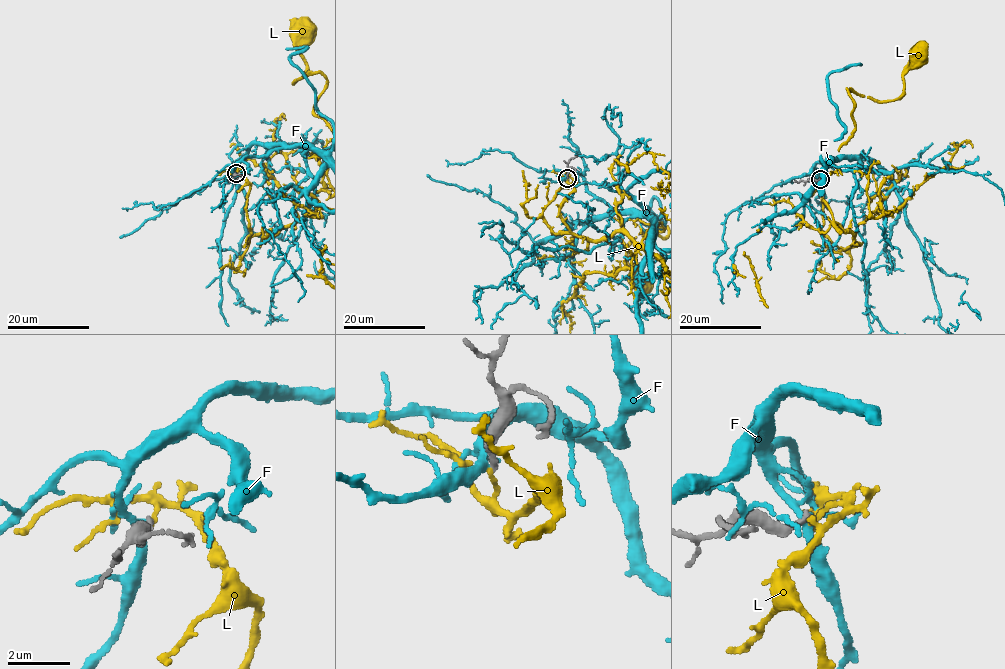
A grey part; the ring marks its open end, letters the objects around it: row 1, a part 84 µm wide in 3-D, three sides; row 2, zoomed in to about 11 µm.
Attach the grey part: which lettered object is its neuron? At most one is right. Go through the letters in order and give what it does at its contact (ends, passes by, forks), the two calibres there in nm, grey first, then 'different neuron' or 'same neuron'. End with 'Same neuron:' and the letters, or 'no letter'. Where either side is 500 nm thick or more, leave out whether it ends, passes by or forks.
F: it forks there; 240 nm thick on the grey side, 220 nm on the other; different neuron
L: it ends there; 200 nm thick on the grey side, 130 nm on the other; different neuron
Same neuron: no letter

